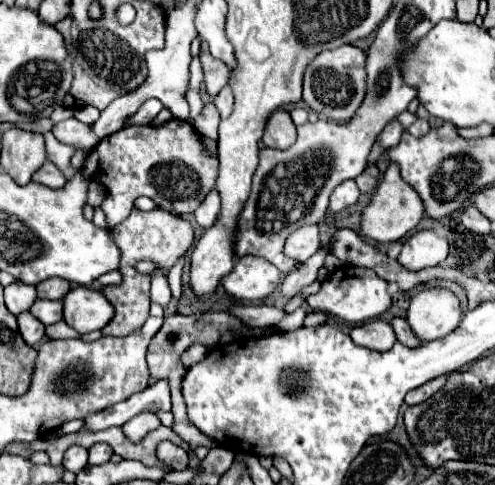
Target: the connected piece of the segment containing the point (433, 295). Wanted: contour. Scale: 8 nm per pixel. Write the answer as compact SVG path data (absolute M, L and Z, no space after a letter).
M426 289L410 299L406 319L414 335L422 343L428 343L452 333L462 319L462 311L452 291Z

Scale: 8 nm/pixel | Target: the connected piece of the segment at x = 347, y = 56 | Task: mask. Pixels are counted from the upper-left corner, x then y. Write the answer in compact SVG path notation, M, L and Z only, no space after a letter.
M342 45L332 51L322 51L304 71L304 103L320 117L332 121L352 119L356 107L360 107L366 91L364 83L364 63L366 53L354 45Z

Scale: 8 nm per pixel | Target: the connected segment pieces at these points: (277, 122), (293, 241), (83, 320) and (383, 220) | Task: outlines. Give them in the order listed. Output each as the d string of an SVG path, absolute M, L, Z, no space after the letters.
M276 109L266 123L262 143L274 149L288 149L294 141L296 141L296 127L290 119L290 113L284 109Z
M304 225L286 239L284 253L294 261L304 263L308 257L312 257L316 253L316 247L320 247L318 225Z
M74 287L64 297L64 321L82 335L102 329L112 317L114 307L100 291Z
M390 163L370 205L362 213L362 233L372 239L374 243L390 243L402 239L406 233L410 233L424 215L424 203L420 195L400 177L398 163Z

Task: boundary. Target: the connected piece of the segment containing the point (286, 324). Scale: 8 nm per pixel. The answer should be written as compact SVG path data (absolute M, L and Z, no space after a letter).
M307 304L302 305L294 312L286 314L285 317L277 325L280 331L294 331L303 326L304 317L308 311Z

